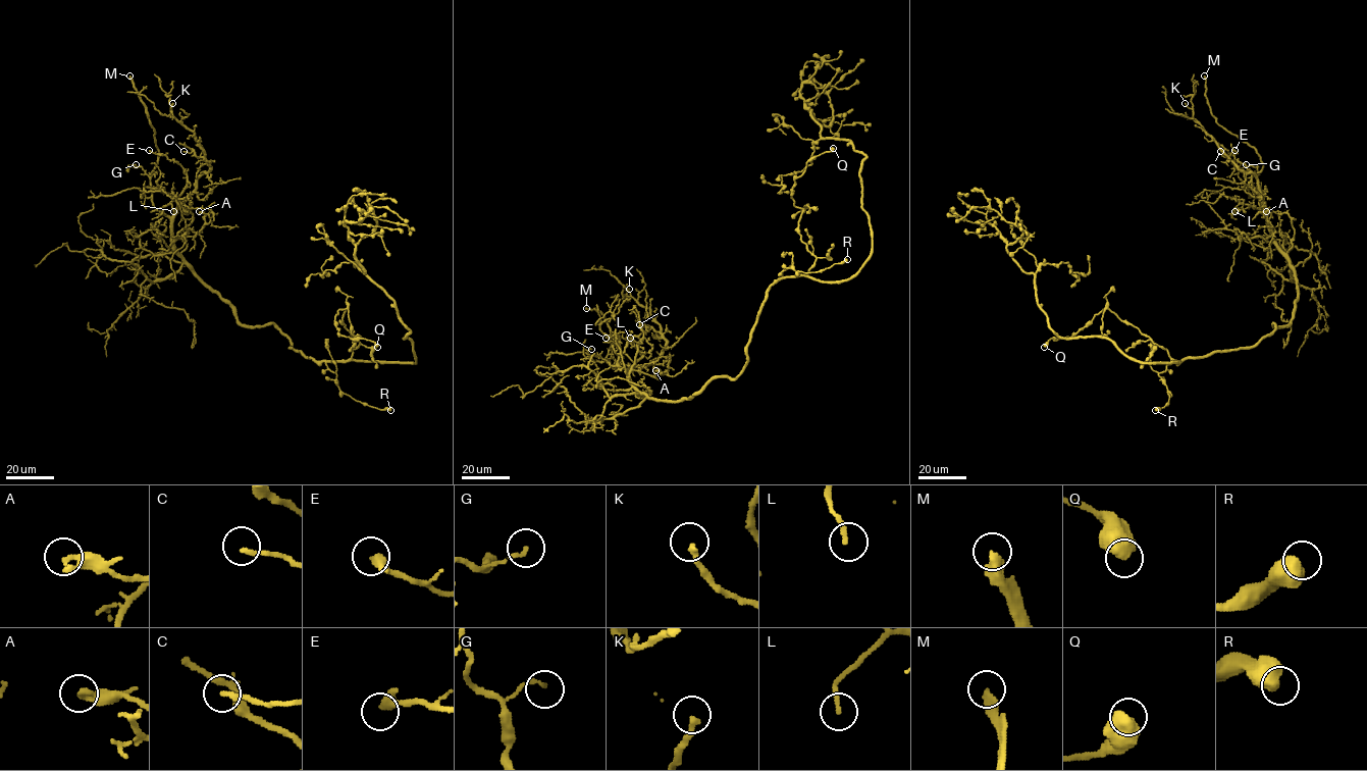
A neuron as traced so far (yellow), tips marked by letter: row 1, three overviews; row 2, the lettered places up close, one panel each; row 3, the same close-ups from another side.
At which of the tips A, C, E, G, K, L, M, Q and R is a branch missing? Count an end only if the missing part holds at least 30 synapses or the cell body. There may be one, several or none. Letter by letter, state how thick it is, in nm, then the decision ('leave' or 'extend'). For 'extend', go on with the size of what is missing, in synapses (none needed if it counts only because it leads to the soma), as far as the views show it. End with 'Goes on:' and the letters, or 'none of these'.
A: 320 nm thick; leave
C: 180 nm thick; leave
E: 400 nm thick; leave
G: 130 nm thick; leave
K: 240 nm thick; extend; about 30 synapses
L: 180 nm thick; leave
M: 440 nm thick; extend
Q: 700 nm thick; leave
R: 650 nm thick; leave
Goes on: K, M

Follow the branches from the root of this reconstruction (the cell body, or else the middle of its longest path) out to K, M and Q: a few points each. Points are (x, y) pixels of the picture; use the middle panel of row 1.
K: (760, 306), (735, 378), (655, 400), (629, 372), (653, 361), (666, 340), (629, 289)
M: (760, 306), (740, 372), (676, 401), (650, 399), (607, 361), (615, 362), (611, 328), (586, 308)
Q: (760, 306), (776, 281), (815, 263), (791, 188), (808, 161), (833, 148)

